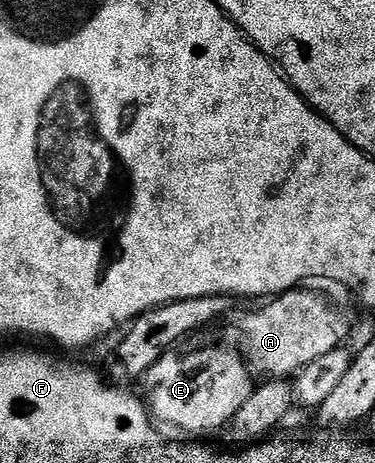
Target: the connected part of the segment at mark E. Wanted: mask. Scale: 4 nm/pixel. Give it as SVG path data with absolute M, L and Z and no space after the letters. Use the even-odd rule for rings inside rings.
M217 340L189 343L182 343L176 350L164 352L159 362L155 362L143 377L143 384L150 388L147 407L152 419L162 429L178 428L193 436L189 438L205 438L208 432L217 432L221 427L224 429L232 425L243 402L251 398L255 380L245 357L232 343L220 344ZM185 362L194 362L201 368L185 366Z

